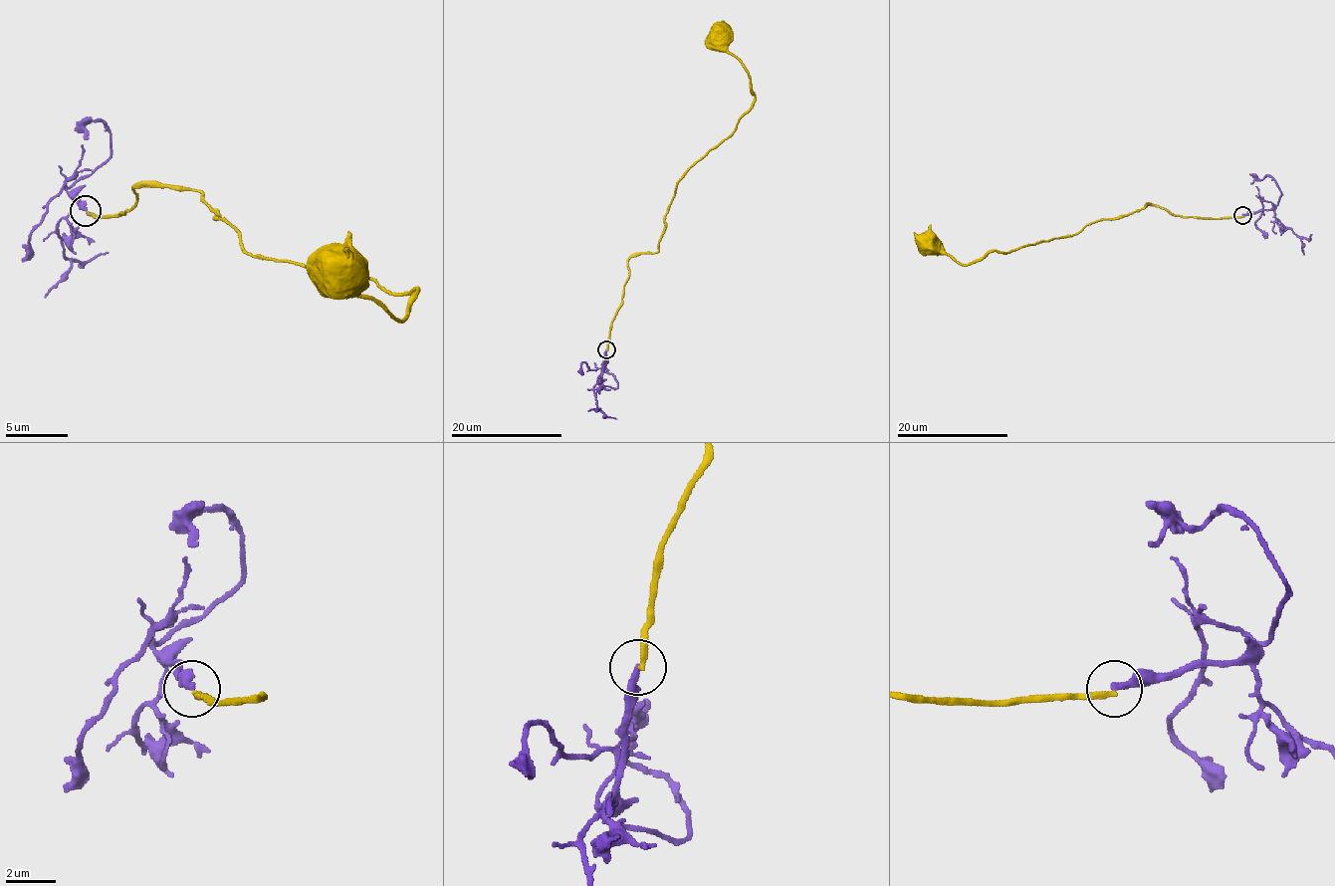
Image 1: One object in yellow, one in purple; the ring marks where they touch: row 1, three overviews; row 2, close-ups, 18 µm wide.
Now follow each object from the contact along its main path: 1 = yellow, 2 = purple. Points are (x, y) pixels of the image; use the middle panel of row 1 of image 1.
1: (606, 350), (628, 260), (658, 250), (680, 178), (730, 134), (754, 100), (746, 67), (722, 38)
2: (606, 350), (599, 383), (612, 387), (617, 386), (617, 380), (603, 368), (609, 357)

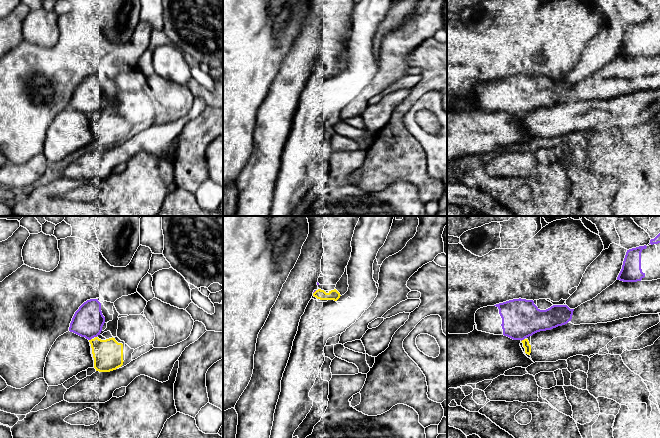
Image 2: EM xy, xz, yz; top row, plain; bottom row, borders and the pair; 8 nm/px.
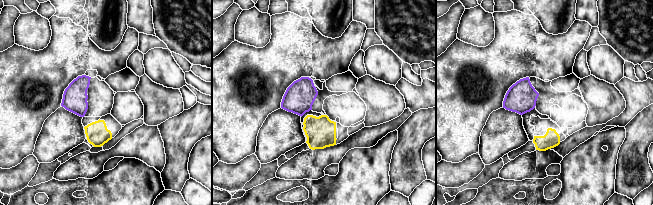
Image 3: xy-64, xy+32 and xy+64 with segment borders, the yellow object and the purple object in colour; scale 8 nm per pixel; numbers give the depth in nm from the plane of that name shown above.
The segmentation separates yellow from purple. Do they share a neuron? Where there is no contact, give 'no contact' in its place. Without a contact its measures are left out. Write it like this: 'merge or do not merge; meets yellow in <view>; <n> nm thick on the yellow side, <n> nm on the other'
do not merge; meets yellow in yz; 60 nm thick on the yellow side, 320 nm on the other

